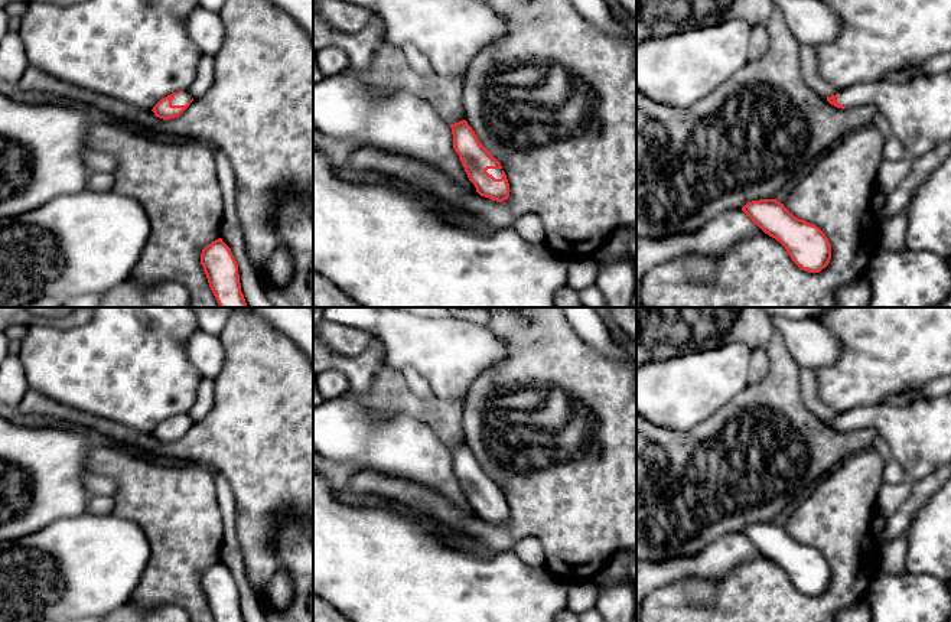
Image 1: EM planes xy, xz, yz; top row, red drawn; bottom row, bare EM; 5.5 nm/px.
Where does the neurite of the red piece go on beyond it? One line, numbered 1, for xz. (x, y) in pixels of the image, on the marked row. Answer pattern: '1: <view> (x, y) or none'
1: xz (497, 173)

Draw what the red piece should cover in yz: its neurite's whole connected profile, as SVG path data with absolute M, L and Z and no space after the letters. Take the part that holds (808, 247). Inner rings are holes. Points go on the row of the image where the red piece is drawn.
M776 199L748 202L742 211L769 237L779 241L791 260L808 273L820 273L831 260L831 244L814 224L794 216Z

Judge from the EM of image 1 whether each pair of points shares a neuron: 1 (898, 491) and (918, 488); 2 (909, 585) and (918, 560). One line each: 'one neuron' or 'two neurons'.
1: two neurons
2: two neurons

